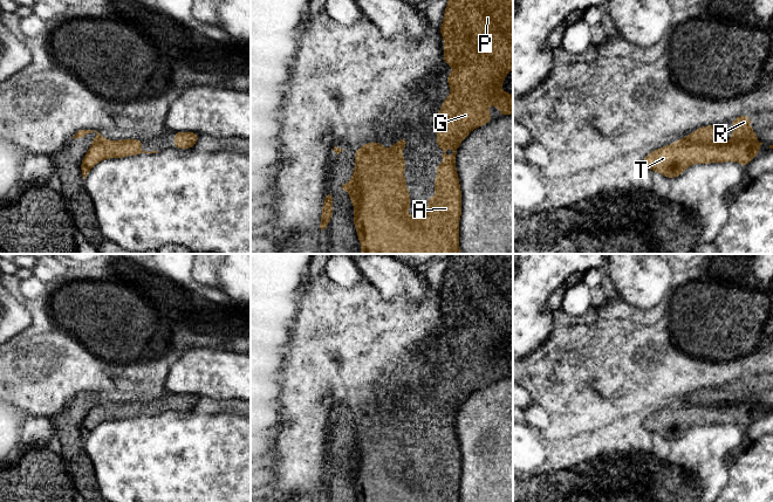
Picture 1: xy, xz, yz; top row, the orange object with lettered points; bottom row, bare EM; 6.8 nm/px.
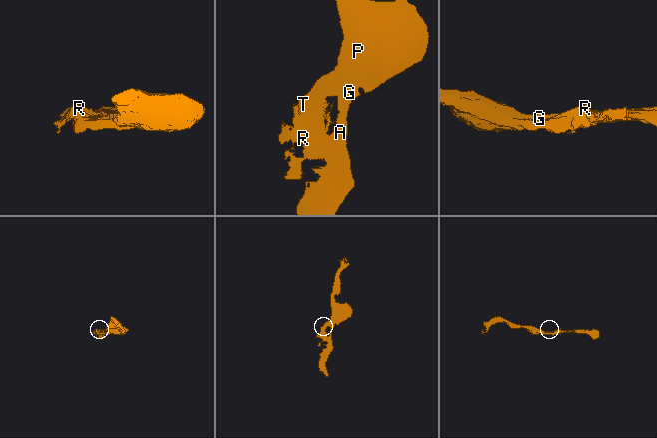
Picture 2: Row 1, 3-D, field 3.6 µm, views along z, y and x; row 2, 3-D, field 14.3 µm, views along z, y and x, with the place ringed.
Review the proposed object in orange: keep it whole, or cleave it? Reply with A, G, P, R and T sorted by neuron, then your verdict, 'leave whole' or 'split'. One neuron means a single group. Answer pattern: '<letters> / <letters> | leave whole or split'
A G P T / R | split

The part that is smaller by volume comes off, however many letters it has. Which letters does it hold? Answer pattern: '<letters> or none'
R

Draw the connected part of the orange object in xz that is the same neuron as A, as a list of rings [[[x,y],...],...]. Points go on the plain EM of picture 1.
[[[451,254],[440,288],[445,303],[443,322],[453,332],[446,338],[451,356],[437,376],[437,408],[444,412],[444,425],[437,426],[436,459],[427,460],[427,475],[409,479],[411,461],[403,434],[406,424],[402,413],[408,401],[388,412],[381,404],[363,406],[355,412],[358,466],[354,487],[361,502],[459,502],[461,453],[456,432],[456,415],[468,396],[491,384],[488,367],[494,366],[501,379],[513,376],[513,357],[501,352],[505,338],[513,332],[513,254]]]

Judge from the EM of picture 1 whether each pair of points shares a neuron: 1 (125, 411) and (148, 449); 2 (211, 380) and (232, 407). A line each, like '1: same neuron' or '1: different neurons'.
1: different neurons
2: different neurons

